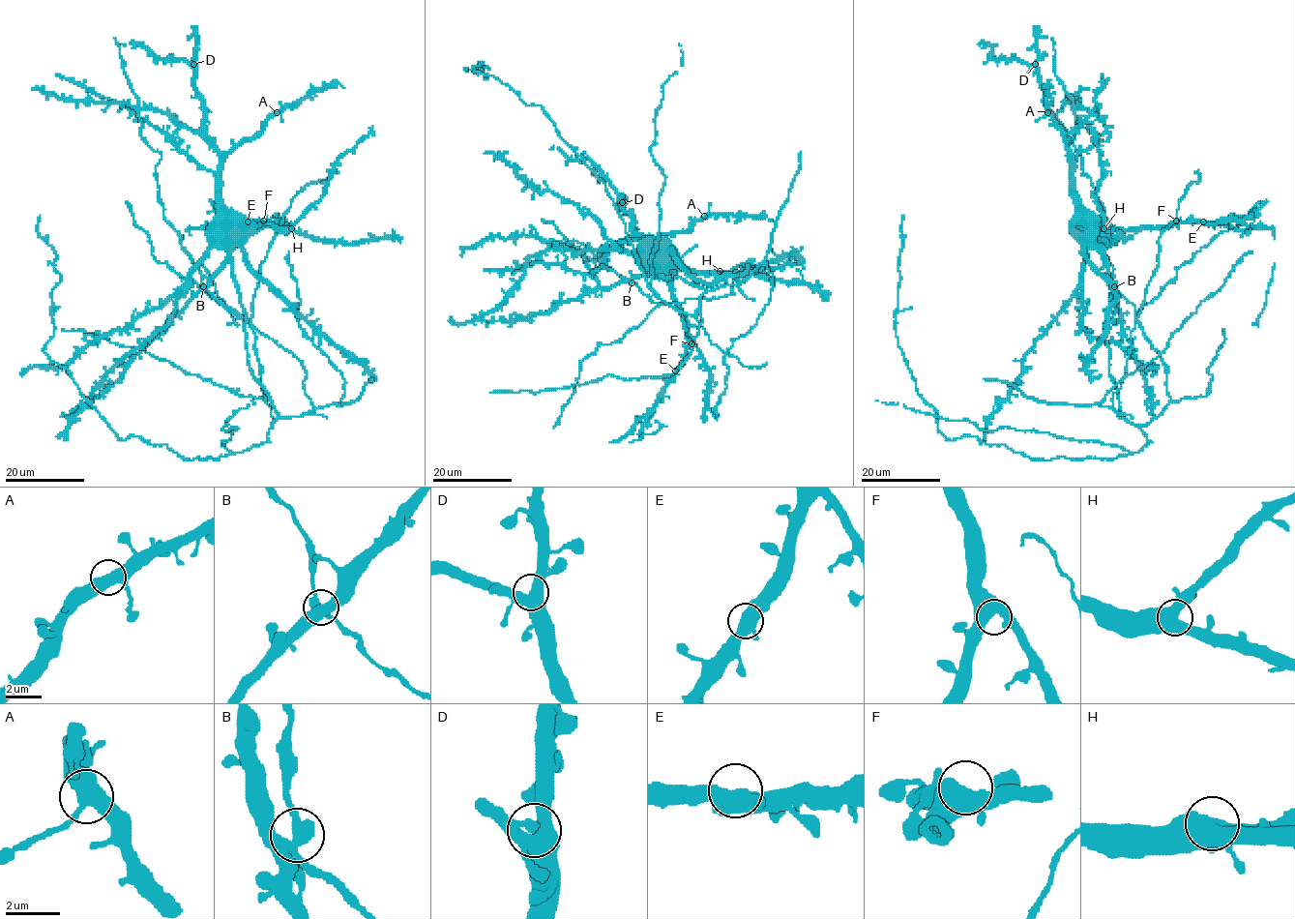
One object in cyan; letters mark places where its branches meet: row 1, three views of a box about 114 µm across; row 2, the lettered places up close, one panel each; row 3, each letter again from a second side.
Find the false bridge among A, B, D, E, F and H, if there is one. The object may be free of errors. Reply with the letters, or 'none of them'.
none of them

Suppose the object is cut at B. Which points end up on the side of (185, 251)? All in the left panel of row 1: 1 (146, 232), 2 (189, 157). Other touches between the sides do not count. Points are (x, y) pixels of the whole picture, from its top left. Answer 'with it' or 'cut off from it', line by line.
1: cut off from it
2: cut off from it

